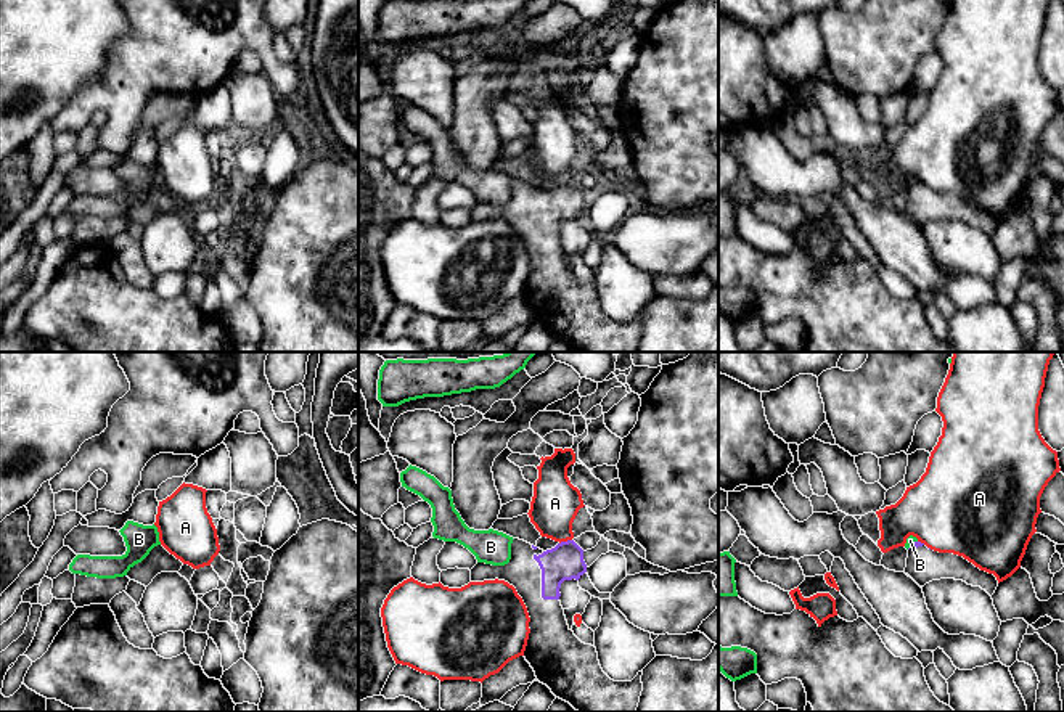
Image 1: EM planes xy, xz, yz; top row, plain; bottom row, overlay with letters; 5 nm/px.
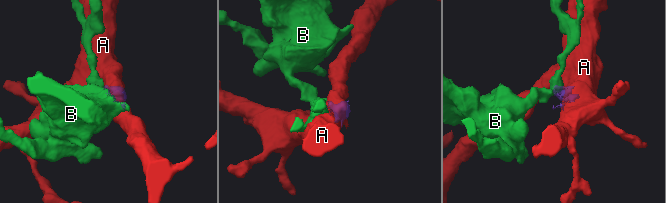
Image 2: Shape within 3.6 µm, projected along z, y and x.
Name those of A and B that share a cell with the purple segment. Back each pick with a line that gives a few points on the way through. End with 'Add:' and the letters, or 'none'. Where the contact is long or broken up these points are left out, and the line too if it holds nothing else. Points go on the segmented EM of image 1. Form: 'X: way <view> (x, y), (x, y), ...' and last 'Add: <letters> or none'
Add: none

